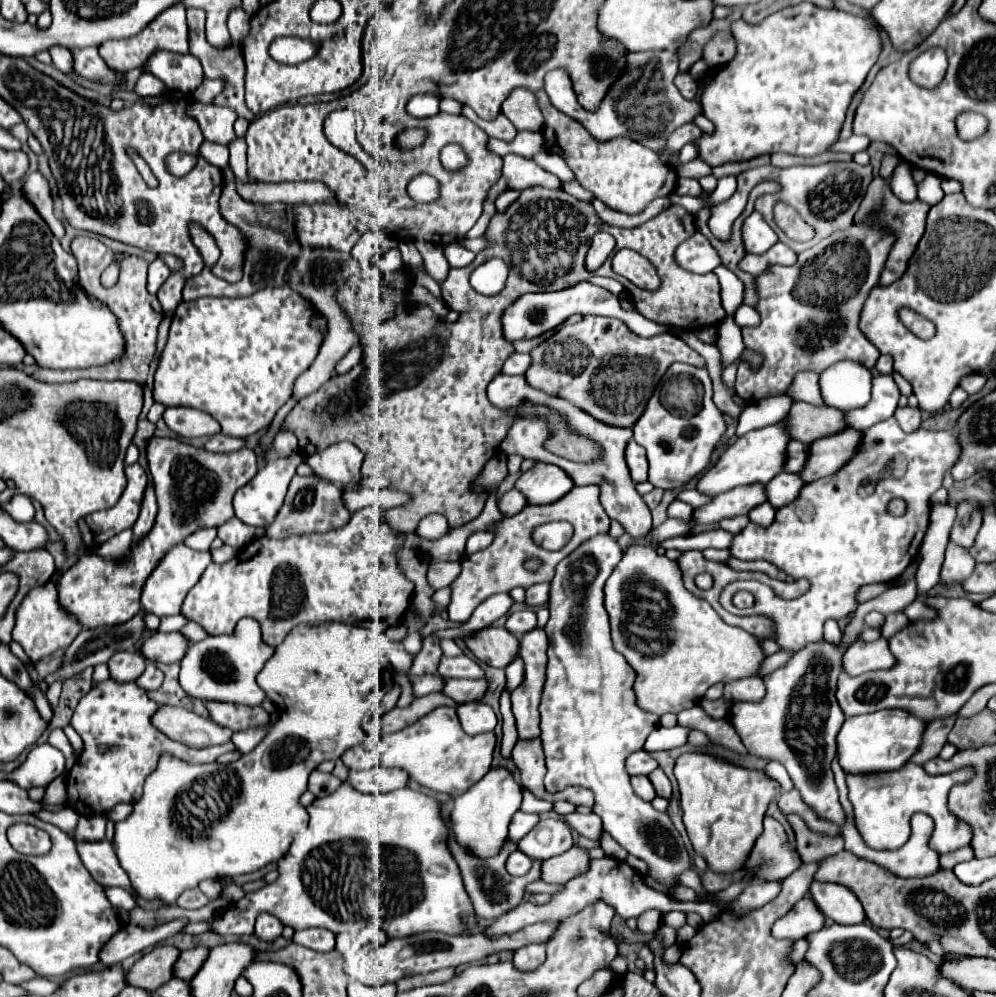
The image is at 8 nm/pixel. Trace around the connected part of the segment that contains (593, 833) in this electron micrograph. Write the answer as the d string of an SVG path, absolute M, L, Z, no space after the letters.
M570 813L570 815L566 815L566 821L582 837L588 837L592 841L600 841L602 839L604 829L602 829L602 821L600 821L600 817L596 813L588 813L588 815Z

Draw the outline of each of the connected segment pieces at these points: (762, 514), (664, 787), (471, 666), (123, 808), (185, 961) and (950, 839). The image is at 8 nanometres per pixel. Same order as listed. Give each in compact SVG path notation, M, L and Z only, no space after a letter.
M762 503L758 507L754 507L750 511L750 521L756 523L756 525L762 525L762 527L770 527L772 521L774 521L774 507L768 505L768 503Z
M654 769L654 771L648 775L648 779L650 779L650 783L654 785L654 789L656 789L656 793L658 793L660 797L670 799L670 795L672 795L672 785L670 785L670 779L664 775L662 769Z
M460 655L460 657L442 657L440 659L440 667L438 671L444 671L440 673L442 677L456 677L456 679L484 679L484 671L482 667L468 659L466 655Z
M120 803L120 805L116 805L116 807L108 813L108 817L110 817L114 823L118 823L118 821L124 821L124 819L130 815L130 811L132 811L132 805L130 805L130 803Z
M194 947L194 949L182 951L174 965L174 977L184 977L184 981L190 981L200 969L200 965L204 963L206 955L208 955L206 947Z
M906 763L902 769L886 773L868 773L868 775L848 775L848 799L854 807L854 821L858 833L864 837L866 845L872 849L896 849L902 847L910 837L910 817L914 813L926 813L934 819L934 833L930 847L944 855L960 847L970 845L970 825L964 827L964 821L958 821L948 809L948 791L956 783L966 783L974 779L974 769L958 769L946 775L928 775L920 765Z

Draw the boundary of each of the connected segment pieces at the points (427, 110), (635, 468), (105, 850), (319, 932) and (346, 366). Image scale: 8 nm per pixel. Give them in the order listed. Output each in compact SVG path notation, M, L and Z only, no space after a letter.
M414 95L408 105L406 111L408 115L416 117L416 119L424 119L424 117L432 117L438 113L438 95Z
M628 441L628 445L626 445L626 465L628 465L630 475L632 475L632 479L636 483L648 479L646 451L638 443L634 443L634 441Z
M76 841L80 861L100 885L116 885L132 891L126 871L120 867L114 847L108 841Z
M306 929L306 931L294 933L294 943L320 953L328 953L334 949L334 935L326 929Z
M362 343L360 345L356 345L356 347L352 347L348 353L346 353L346 357L338 363L338 367L336 367L336 373L340 375L340 373L346 373L346 371L350 371L360 359L362 359L362 355L364 355L364 349L362 349Z

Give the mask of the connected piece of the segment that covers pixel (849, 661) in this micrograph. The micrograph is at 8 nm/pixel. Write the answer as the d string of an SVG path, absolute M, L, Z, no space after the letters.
M884 637L864 643L858 639L852 643L844 653L844 671L848 675L862 675L866 671L876 671L876 669L888 669L894 665L894 657L888 649L888 641Z

